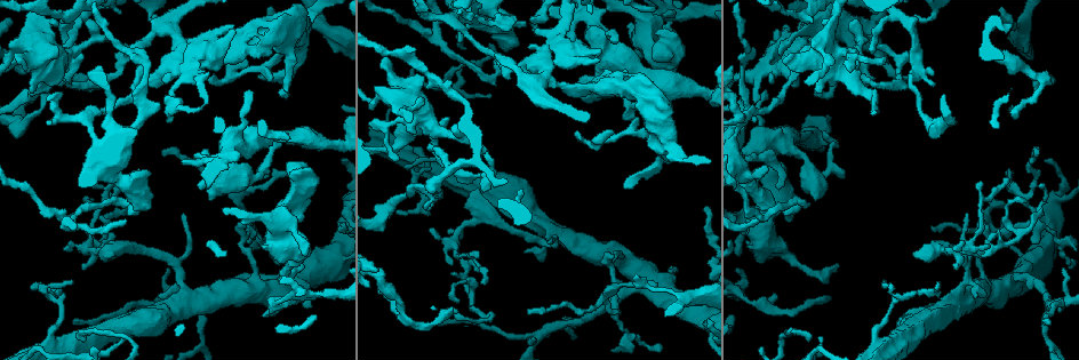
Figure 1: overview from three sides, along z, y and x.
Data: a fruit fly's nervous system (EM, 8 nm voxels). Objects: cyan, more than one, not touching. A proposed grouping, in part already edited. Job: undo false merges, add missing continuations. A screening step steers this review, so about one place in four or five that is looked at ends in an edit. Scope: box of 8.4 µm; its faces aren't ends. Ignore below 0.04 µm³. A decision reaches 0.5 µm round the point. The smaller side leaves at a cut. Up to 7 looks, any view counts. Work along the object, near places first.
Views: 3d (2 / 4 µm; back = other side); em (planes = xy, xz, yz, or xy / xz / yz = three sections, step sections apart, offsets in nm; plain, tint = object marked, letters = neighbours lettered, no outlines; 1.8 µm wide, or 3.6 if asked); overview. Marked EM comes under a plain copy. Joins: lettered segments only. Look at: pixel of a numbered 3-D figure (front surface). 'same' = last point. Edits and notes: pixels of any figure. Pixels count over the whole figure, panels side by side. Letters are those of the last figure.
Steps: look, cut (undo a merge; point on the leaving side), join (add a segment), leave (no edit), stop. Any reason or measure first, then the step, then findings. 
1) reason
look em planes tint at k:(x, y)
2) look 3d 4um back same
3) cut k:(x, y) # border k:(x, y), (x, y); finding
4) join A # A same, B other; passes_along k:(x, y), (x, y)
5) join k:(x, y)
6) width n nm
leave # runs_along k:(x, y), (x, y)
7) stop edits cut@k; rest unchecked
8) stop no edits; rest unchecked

four or more arms meet
look em 3.6um xy step 16 tint at 1:(640, 93)

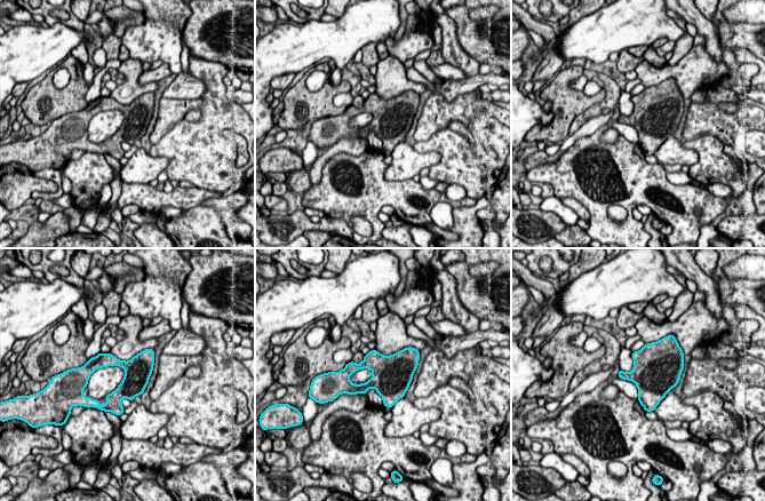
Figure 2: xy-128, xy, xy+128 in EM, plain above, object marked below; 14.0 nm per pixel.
another direction
look em 3.6um planes letters same

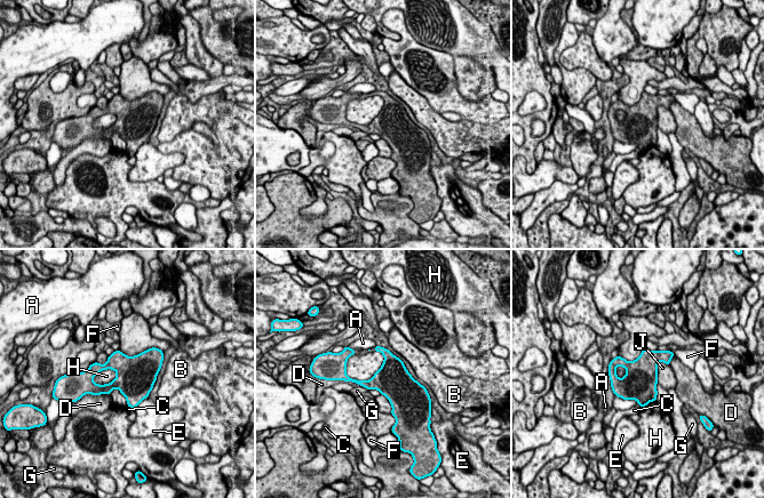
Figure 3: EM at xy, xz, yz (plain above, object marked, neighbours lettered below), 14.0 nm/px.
leave # A other, B other, C other, D other, E other, F other, G other, H other, J other; all the same cell

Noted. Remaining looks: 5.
abrupt turn
look em xy step 8 tint at 1:(516, 23)

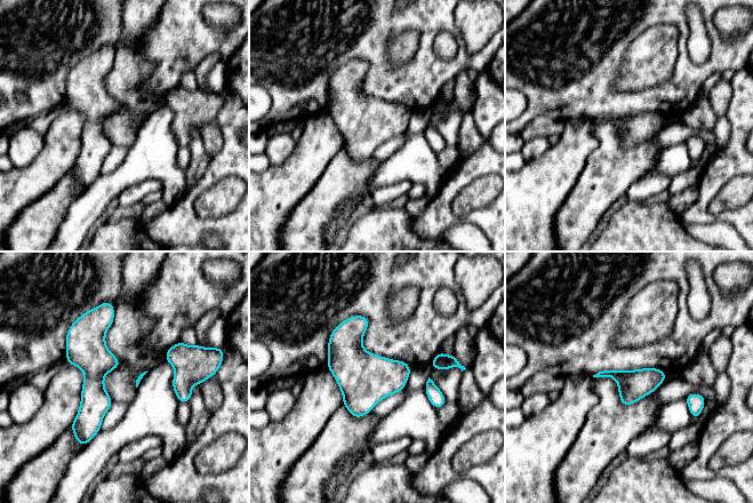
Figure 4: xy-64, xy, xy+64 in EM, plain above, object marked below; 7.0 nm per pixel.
what lies round it
look em xy step 8 letters same

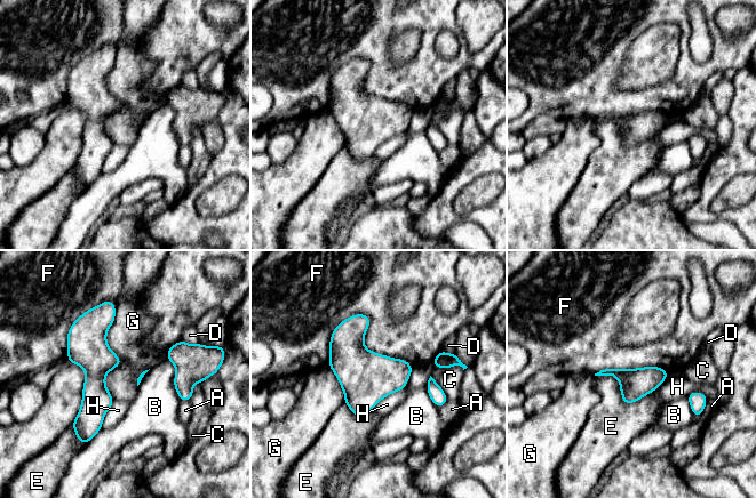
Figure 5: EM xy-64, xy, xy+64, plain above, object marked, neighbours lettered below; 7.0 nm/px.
longest_contact G 650 nm
leave # A other, B other, C other, D other, E other, F other, G other, H other; all the same cell

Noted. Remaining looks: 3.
looks like a crossing
look em planes tint at 1:(181, 43)

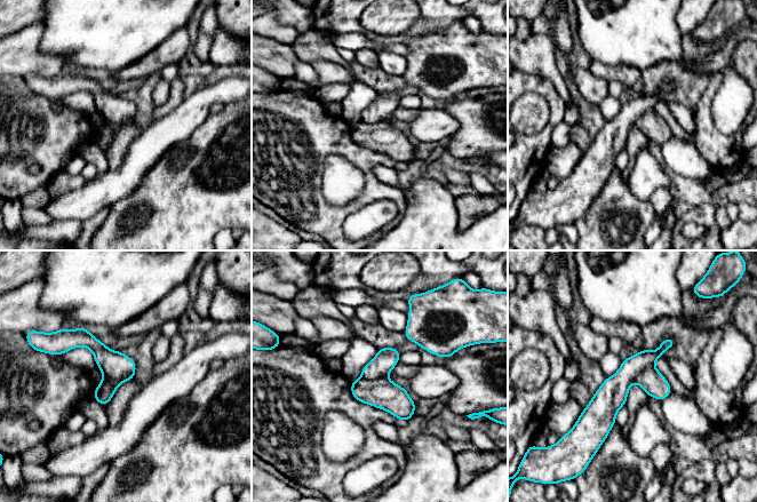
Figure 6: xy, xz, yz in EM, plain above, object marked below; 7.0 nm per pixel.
look em planes letters same

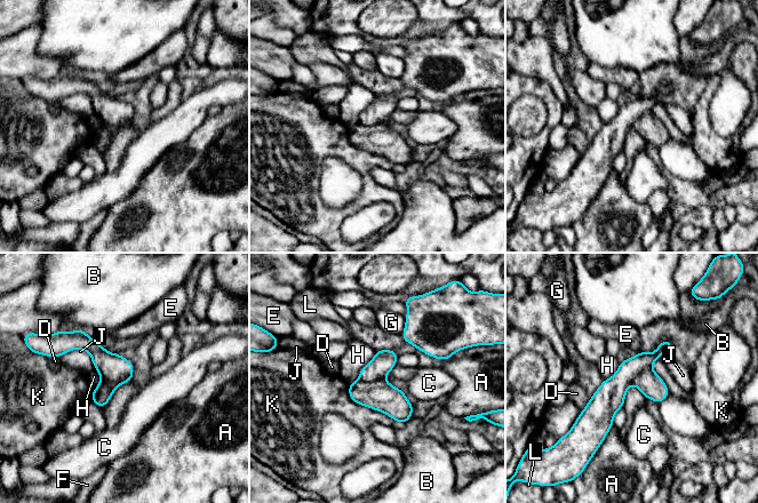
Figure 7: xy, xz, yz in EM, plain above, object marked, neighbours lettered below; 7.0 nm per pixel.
cut 7:(381, 396) # A other, B other, C other, D other, E other, F other, G other, H other, J other, K other, L other; border 7:(359, 378), (366, 382), (382, 380); a second cell is stuck on

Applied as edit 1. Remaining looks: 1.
stop edits cut@7; rest unchecked

